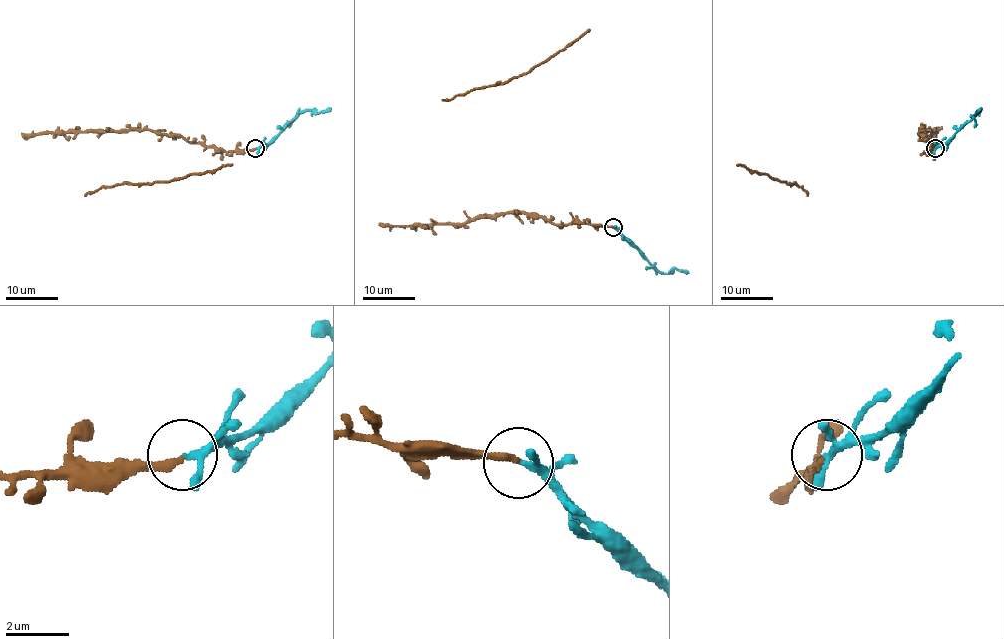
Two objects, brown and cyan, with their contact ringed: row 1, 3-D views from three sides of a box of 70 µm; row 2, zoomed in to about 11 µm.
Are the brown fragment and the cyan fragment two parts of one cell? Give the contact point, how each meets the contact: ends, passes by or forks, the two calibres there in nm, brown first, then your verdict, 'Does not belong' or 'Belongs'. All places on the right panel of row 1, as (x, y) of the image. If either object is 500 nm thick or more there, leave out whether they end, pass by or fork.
Place: (935, 148). At the ring brown ends. At the ring cyan passes by. Thickness 240 nm (brown) against 160 nm. Belongs

